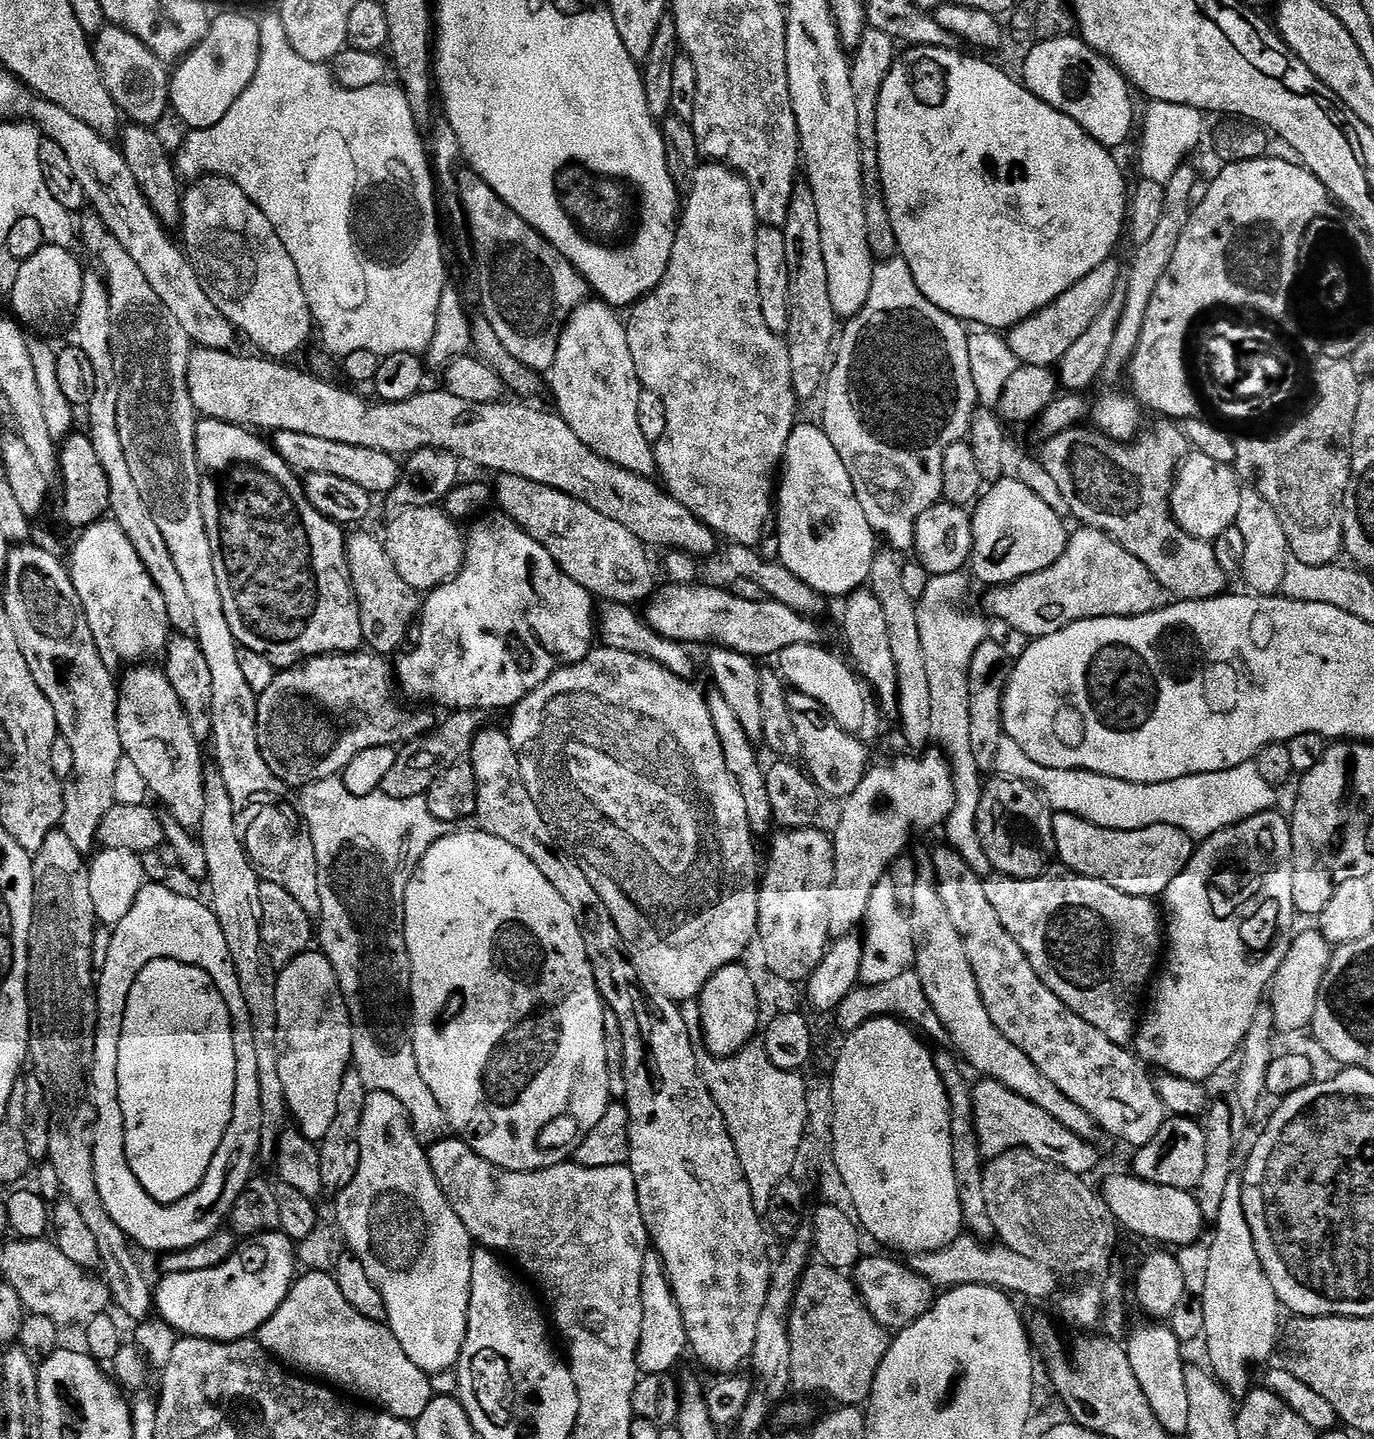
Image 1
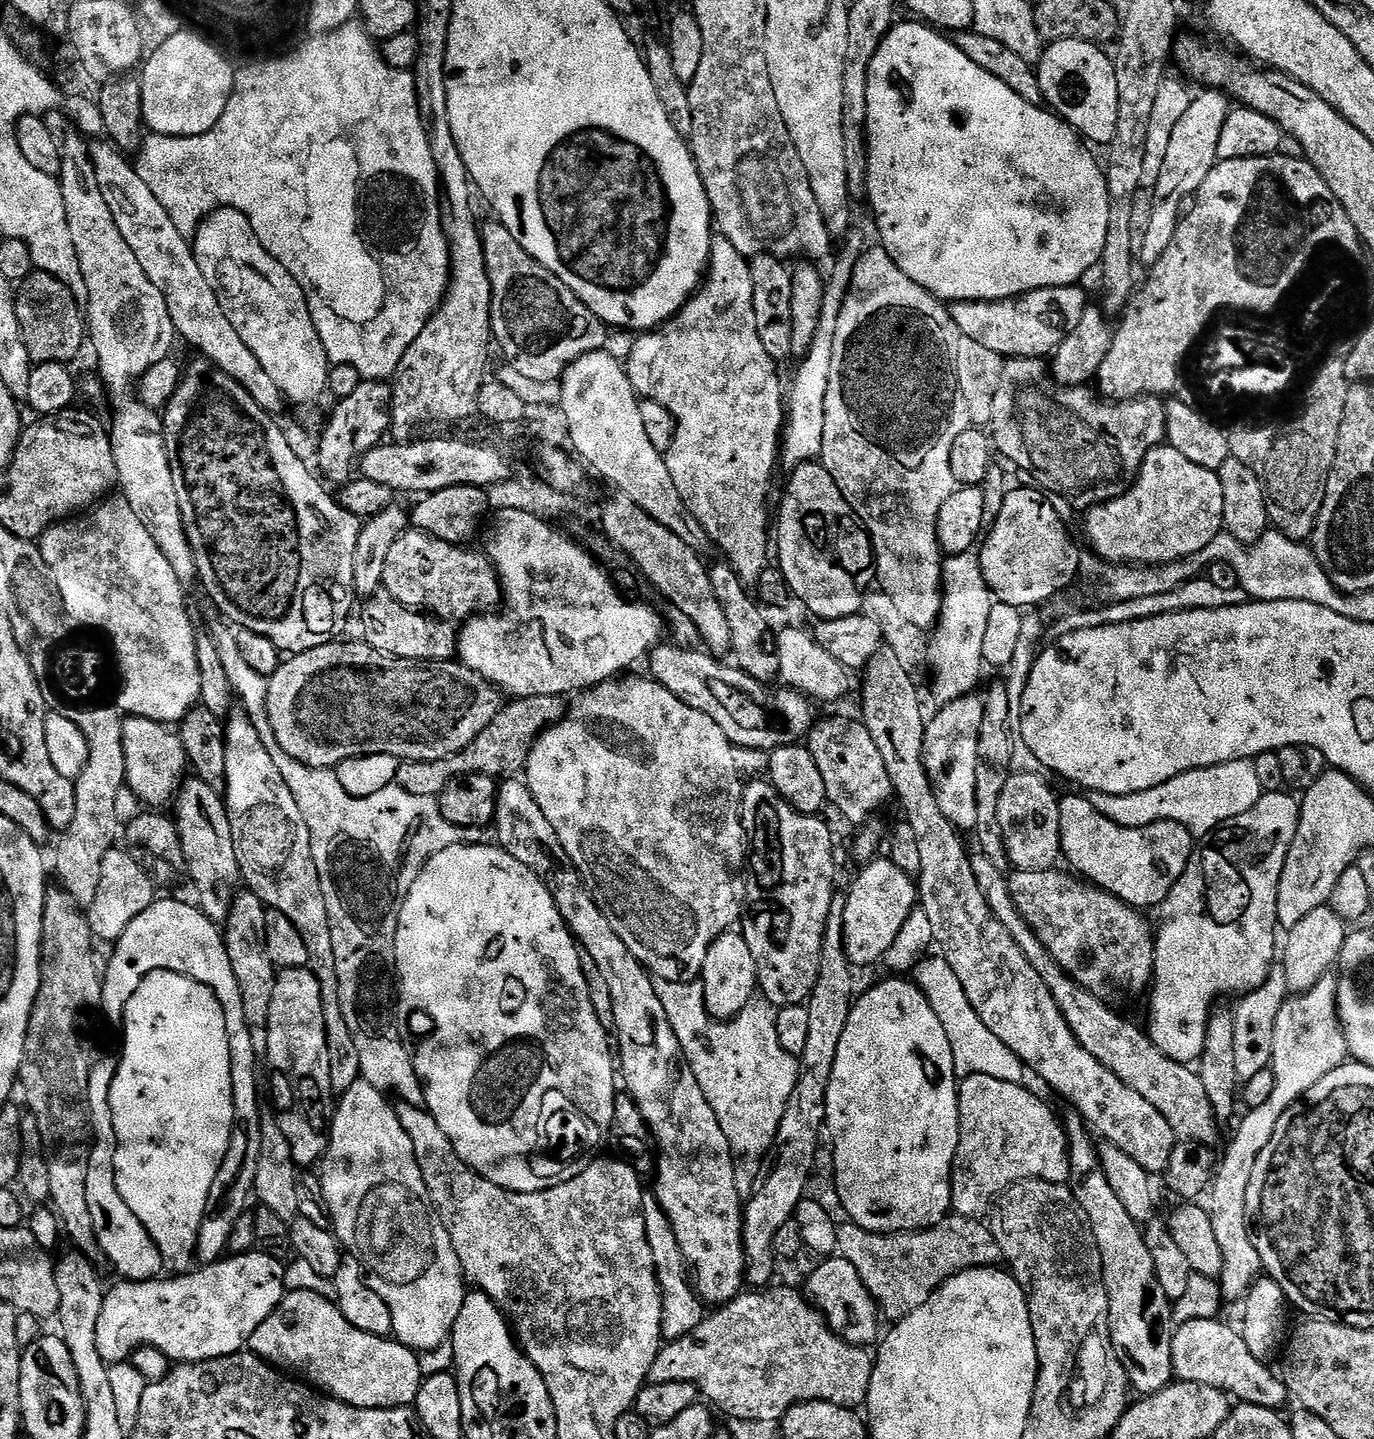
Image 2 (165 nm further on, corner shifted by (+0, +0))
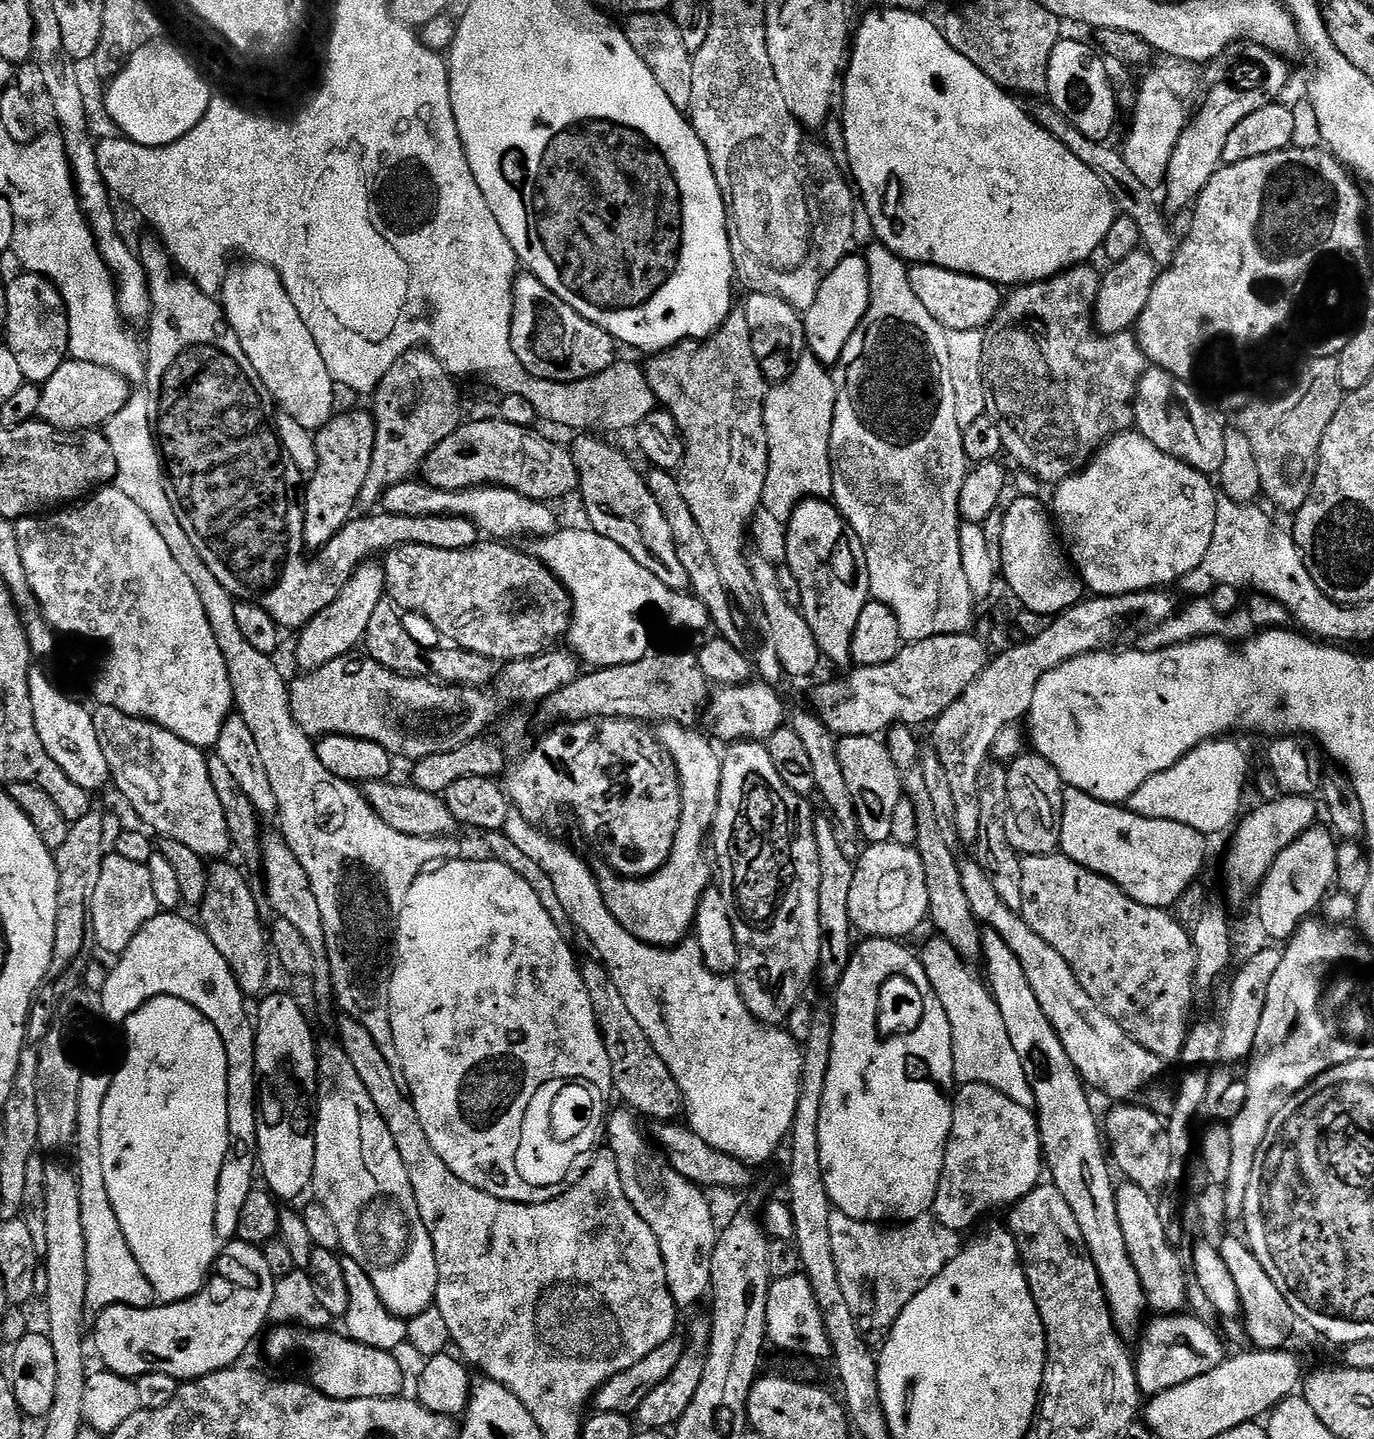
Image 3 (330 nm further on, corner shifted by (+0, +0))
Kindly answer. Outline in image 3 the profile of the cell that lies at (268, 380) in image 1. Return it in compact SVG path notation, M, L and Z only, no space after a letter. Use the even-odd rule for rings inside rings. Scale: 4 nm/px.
M68 358L58 370L51 375L40 388L42 402L40 403L39 419L46 421L50 426L60 428L64 432L86 432L99 429L107 424L110 418L114 418L128 402L130 385L123 376L119 376L114 370L106 366L98 366L94 362L82 362Z

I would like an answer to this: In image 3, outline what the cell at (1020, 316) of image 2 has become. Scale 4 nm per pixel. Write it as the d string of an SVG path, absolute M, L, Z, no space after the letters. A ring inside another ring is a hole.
M914 264L908 269L910 290L918 297L918 302L926 306L928 313L936 321L954 331L983 330L996 316L1002 303L1002 292L997 285L977 276L967 276L961 272L951 272L933 264Z

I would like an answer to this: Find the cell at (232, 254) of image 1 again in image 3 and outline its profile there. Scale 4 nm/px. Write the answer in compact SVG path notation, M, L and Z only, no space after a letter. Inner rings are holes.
M254 259L240 263L244 264L233 263L229 267L218 292L228 327L234 330L238 342L242 342L242 350L246 350L246 358L250 358L250 366L258 370L258 378L262 378L268 395L278 405L279 411L290 414L298 426L315 434L326 427L334 415L334 381L330 370L326 370L326 362L322 362L318 342L314 342L314 334L306 330L302 314L298 314L294 302L290 302L290 294L286 294L286 286L280 275L269 264L259 264Z

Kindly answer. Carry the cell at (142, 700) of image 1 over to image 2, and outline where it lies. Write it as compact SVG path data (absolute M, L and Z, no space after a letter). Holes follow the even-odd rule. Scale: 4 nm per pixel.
M192 776L181 783L174 801L175 808L174 819L186 857L185 871L200 895L199 909L217 924L225 923L242 877L237 854L234 853L233 834L224 799L221 793L214 791L206 782Z

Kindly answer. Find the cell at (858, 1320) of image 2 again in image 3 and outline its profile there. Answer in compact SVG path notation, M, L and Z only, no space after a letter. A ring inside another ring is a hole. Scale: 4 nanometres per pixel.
M797 1274L790 1278L773 1280L768 1287L766 1298L767 1343L784 1352L797 1352L800 1356L809 1356L812 1360L832 1360L832 1343L824 1325L824 1316L820 1313L814 1290L808 1277Z

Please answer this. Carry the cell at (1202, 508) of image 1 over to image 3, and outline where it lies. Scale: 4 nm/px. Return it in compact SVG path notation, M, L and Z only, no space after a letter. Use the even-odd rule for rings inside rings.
M1129 430L1120 436L1112 437L1103 448L1089 459L1087 468L1075 476L1067 476L1065 480L1061 480L1059 484L1055 485L1054 492L1056 492L1056 497L1053 498L1052 504L1050 500L1050 512L1054 517L1055 527L1062 537L1063 547L1076 571L1080 573L1085 589L1097 596L1121 596L1131 592L1160 590L1168 586L1164 584L1175 585L1183 576L1190 574L1190 570L1194 570L1194 566L1198 566L1198 562L1202 562L1202 558L1206 558L1206 550L1210 550L1210 538L1214 538L1214 518L1216 517L1218 492L1213 481L1207 475L1192 469L1190 465L1176 460L1170 454L1163 453L1137 430Z

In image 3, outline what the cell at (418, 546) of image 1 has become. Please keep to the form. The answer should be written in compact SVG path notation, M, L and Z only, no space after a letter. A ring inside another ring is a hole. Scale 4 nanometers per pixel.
M477 542L466 550L438 550L421 544L391 548L382 560L388 583L387 595L405 613L417 612L425 616L448 639L445 641L449 645L482 654L493 662L529 660L549 651L559 636L560 639L567 637L568 628L572 625L573 596L542 561L527 551L519 552L508 547L512 546L504 542Z

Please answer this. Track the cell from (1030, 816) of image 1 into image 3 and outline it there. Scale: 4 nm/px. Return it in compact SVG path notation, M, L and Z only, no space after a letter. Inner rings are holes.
M1021 754L1007 765L1010 810L1006 814L1006 838L1021 857L1050 856L1060 847L1064 789L1058 770L1035 754Z

